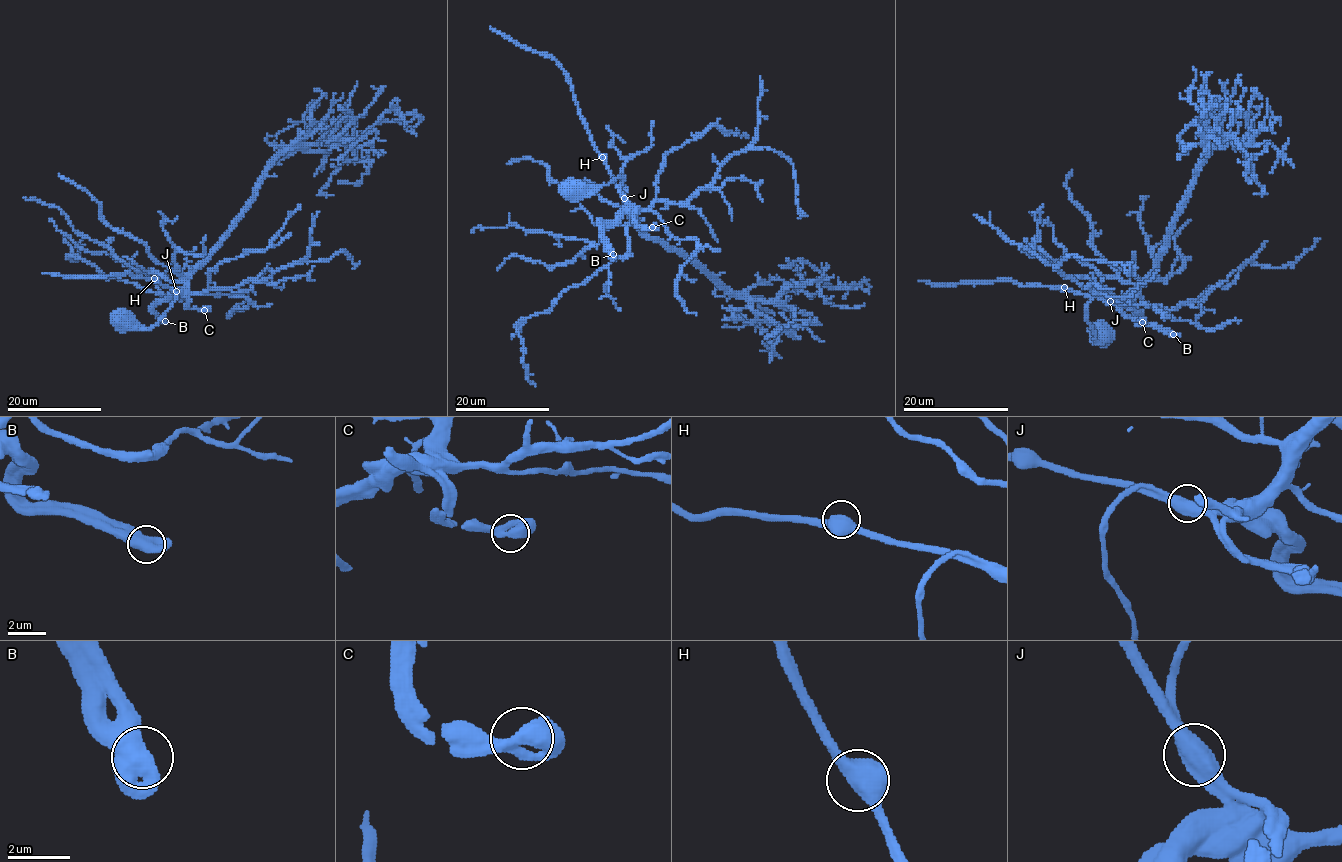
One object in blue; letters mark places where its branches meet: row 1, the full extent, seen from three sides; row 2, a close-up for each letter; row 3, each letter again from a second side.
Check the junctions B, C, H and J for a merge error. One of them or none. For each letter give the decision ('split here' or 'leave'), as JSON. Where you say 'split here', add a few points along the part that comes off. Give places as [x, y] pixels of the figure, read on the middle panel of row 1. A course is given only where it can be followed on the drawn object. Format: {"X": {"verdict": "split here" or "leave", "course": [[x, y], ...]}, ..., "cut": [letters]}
{"B": {"verdict": "leave"}, "C": {"verdict": "leave"}, "H": {"verdict": "leave"}, "J": {"verdict": "leave"}, "cut": []}

